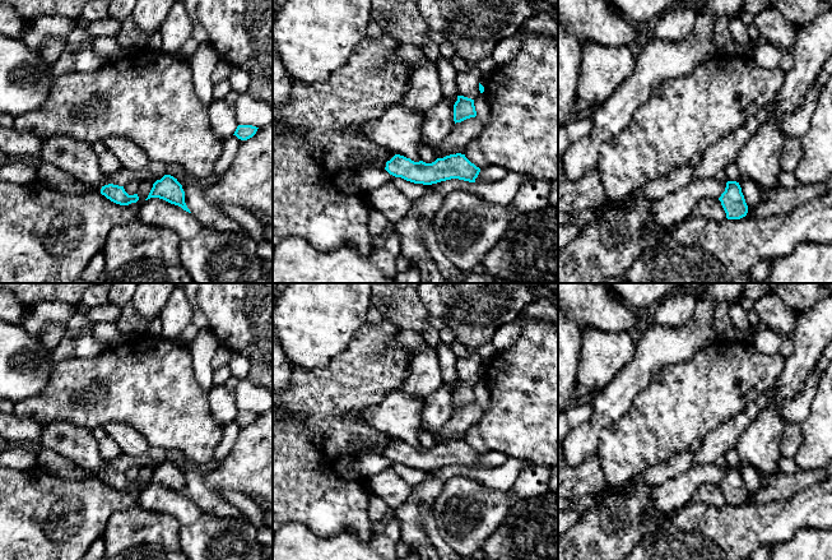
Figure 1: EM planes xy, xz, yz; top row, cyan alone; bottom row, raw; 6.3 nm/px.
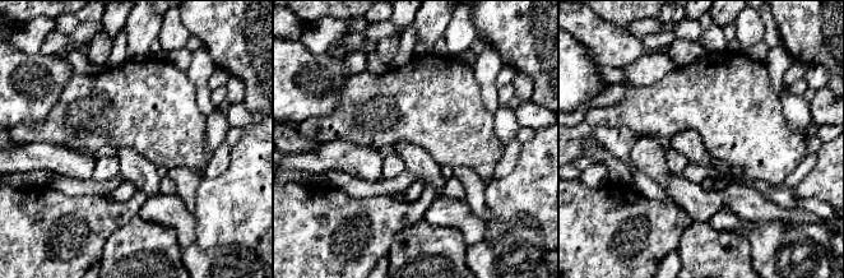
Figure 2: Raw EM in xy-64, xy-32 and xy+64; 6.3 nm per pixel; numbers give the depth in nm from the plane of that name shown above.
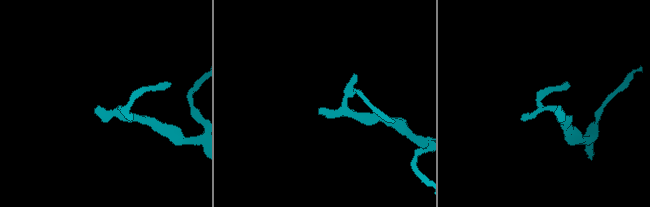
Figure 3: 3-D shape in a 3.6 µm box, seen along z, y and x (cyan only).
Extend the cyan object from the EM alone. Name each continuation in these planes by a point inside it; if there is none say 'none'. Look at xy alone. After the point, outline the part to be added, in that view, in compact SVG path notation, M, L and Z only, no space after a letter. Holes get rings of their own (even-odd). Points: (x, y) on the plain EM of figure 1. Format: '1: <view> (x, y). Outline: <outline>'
1: xy (77, 444). Outline: M51 422L41 427L41 443L8 441L9 449L24 449L37 454L41 448L47 448L61 454L85 475L101 475L107 464L98 452L98 443L93 431L71 422Z

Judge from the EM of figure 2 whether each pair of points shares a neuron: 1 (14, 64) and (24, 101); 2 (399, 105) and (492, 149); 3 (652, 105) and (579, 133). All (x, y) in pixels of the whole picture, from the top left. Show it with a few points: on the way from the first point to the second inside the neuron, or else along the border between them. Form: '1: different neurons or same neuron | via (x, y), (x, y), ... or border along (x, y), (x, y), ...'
1: same neuron | via (13, 74), (32, 96)
2: same neuron | via (422, 105), (434, 105), (469, 140)
3: different neurons | border along (585, 120), (592, 125), (626, 128)

